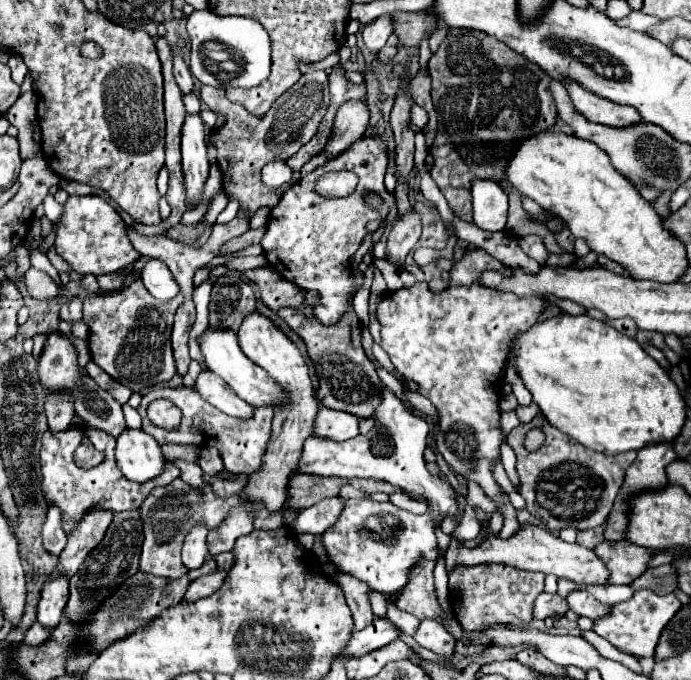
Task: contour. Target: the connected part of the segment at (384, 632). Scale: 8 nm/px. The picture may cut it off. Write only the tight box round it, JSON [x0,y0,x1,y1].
[348,618,400,656]

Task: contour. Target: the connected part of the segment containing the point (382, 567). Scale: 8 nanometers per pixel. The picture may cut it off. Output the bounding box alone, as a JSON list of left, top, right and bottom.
[322,500,442,596]

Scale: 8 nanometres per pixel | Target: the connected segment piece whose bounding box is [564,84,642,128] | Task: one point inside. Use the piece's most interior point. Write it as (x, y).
(605, 112)

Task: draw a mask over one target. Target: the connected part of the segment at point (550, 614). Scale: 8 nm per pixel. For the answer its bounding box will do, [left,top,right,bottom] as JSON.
[534,594,568,618]

